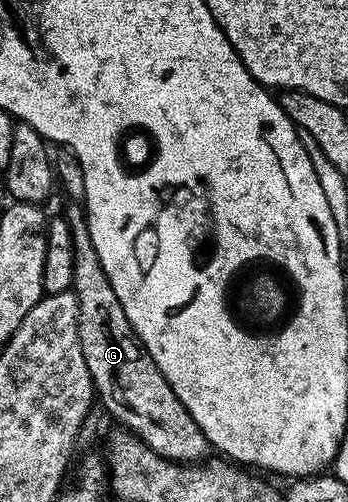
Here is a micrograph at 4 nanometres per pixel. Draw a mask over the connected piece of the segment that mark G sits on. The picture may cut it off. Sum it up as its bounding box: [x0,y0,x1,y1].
[63,205,211,463]

